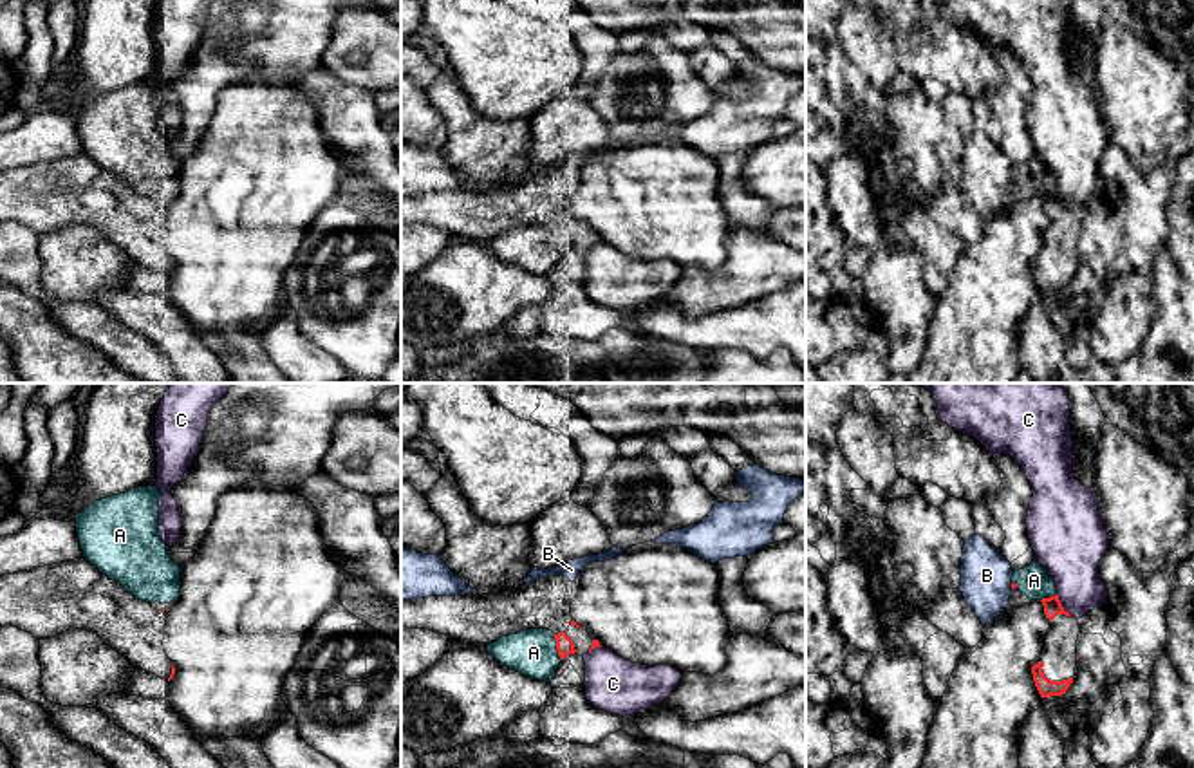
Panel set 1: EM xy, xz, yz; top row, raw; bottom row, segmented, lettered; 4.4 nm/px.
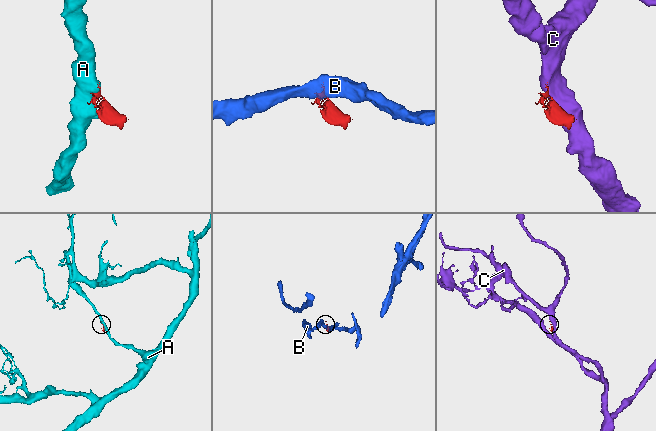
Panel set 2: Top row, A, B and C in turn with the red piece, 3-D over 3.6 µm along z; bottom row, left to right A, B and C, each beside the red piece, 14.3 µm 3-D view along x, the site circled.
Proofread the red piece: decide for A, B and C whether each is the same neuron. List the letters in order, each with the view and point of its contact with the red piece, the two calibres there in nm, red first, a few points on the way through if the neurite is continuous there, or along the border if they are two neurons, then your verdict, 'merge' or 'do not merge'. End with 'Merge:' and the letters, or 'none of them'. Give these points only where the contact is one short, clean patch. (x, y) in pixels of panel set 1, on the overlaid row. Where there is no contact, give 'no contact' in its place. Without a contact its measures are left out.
A: xz (557, 647) | 80/220 nm | do not merge
B: yz (1012, 586) | 20/220 nm | do not merge
C: yz (1061, 604) | 80/280 nm | do not merge
Merge: none of them

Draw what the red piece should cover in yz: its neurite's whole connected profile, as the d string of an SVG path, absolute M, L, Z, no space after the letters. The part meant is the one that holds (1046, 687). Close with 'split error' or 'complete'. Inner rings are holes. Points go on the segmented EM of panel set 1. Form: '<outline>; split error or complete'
M1059 595L1040 602L1051 629L1044 634L1040 661L1031 667L1031 674L1040 698L1062 696L1075 678L1080 625L1062 607Z; split error

